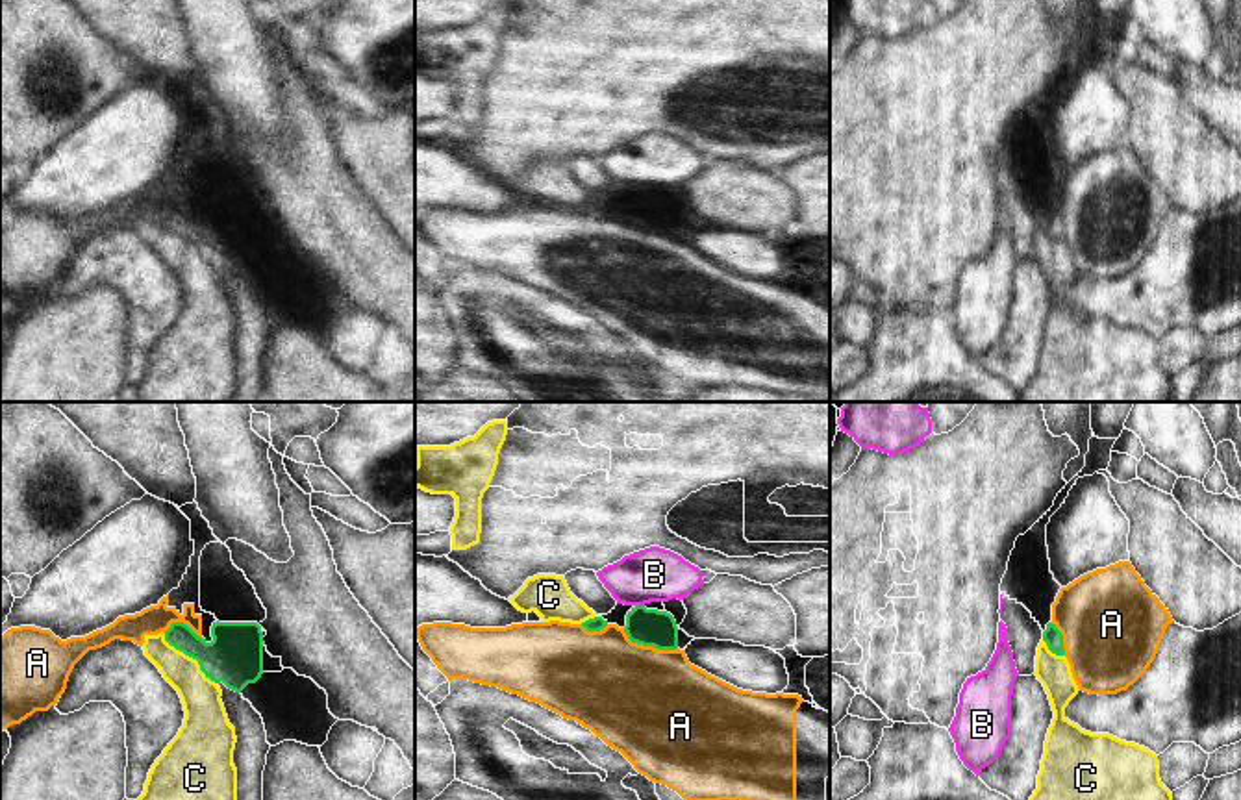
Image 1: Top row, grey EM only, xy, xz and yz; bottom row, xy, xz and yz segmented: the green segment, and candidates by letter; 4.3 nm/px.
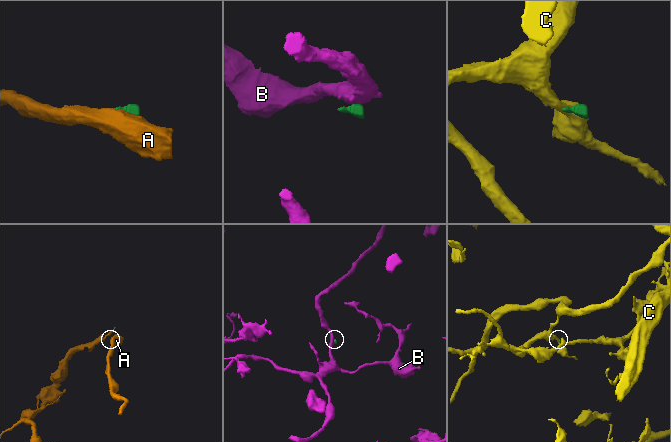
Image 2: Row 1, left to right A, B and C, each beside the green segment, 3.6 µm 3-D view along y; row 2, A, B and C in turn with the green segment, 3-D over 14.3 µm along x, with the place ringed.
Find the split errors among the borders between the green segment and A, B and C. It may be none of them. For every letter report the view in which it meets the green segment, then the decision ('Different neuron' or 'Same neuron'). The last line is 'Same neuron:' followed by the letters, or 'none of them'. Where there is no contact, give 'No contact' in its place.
A: Touches green in xz. Same neuron
B: Touches green in xz. Different neuron
C: Touches green in xy. Different neuron
Same neuron: A.

